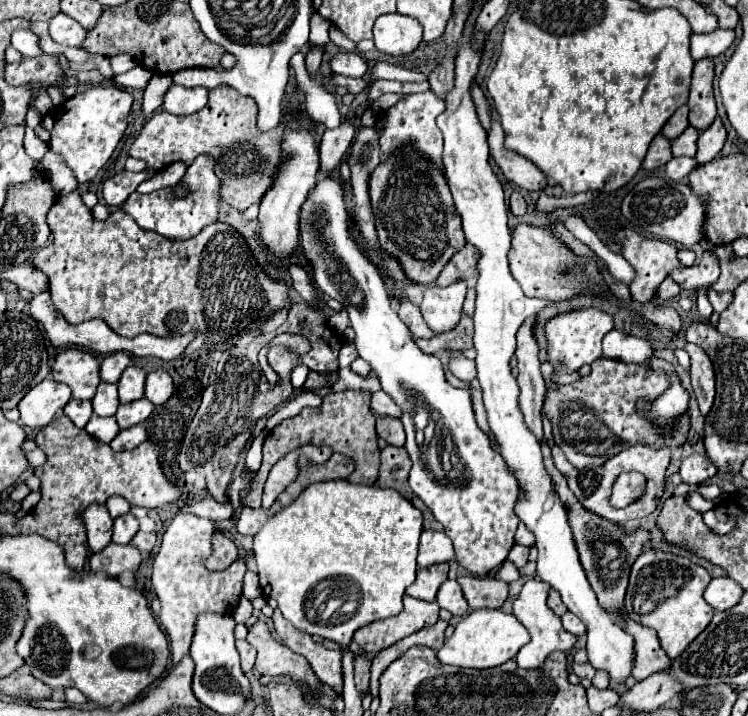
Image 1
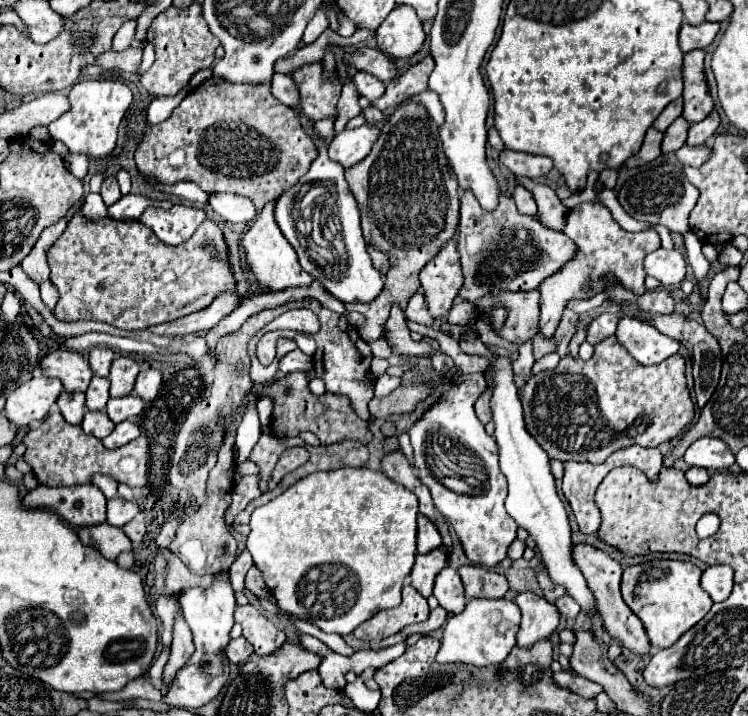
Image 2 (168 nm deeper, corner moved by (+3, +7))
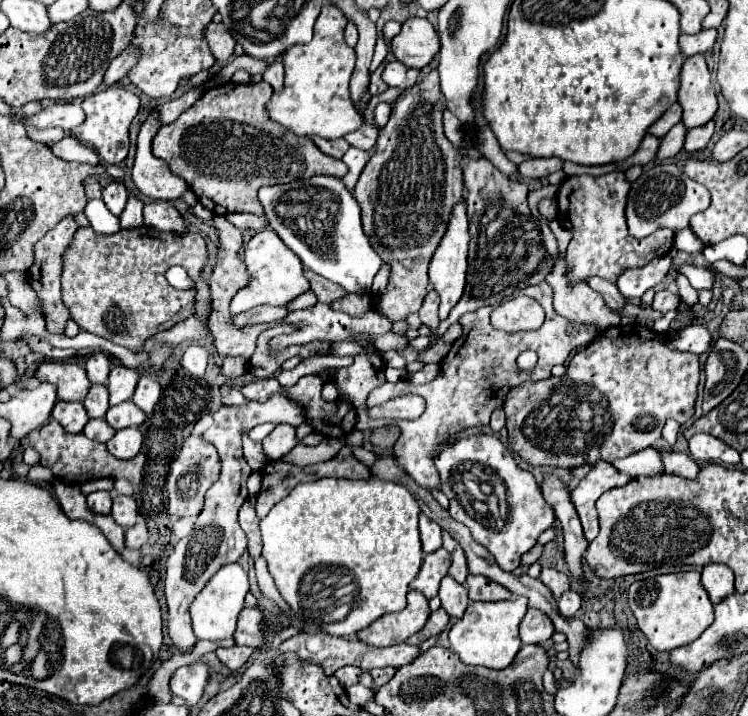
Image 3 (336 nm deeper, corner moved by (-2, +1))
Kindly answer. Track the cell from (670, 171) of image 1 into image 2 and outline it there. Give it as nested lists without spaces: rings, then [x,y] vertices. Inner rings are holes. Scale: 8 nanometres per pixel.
[[[684,145],[684,147],[680,147],[674,155],[676,155],[678,163],[690,165],[690,167],[698,167],[698,165],[702,165],[702,163],[706,161],[706,157],[710,155],[710,145],[704,145],[704,147]]]

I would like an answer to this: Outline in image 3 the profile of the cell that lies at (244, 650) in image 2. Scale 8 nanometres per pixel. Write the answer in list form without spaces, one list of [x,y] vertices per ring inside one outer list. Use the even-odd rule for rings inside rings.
[[[239,645],[229,647],[229,649],[217,649],[217,651],[215,651],[217,659],[219,659],[225,667],[229,667],[231,671],[239,671],[239,669],[249,661],[251,653],[253,653],[251,647],[239,647]]]

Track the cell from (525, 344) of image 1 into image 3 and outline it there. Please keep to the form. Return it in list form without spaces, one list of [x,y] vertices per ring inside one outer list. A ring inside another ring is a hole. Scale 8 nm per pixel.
[[[615,171],[603,177],[579,175],[565,177],[559,185],[559,223],[565,225],[573,241],[567,249],[567,263],[571,265],[567,277],[571,283],[587,281],[591,275],[601,275],[603,279],[615,283],[619,271],[627,267],[643,267],[657,255],[667,255],[673,247],[673,231],[659,229],[645,239],[635,239],[629,235],[625,225],[625,205],[631,183],[625,179],[623,171]]]

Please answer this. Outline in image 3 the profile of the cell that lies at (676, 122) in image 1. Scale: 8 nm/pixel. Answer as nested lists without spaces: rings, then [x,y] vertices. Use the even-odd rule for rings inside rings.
[[[673,103],[651,127],[649,127],[649,133],[655,135],[655,137],[663,137],[673,125],[677,125],[681,121],[681,107],[679,103]]]

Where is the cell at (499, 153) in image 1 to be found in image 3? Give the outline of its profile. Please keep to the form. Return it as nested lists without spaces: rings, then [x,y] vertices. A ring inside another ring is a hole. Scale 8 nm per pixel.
[[[529,159],[519,165],[519,173],[529,179],[541,179],[561,169],[561,159]]]

